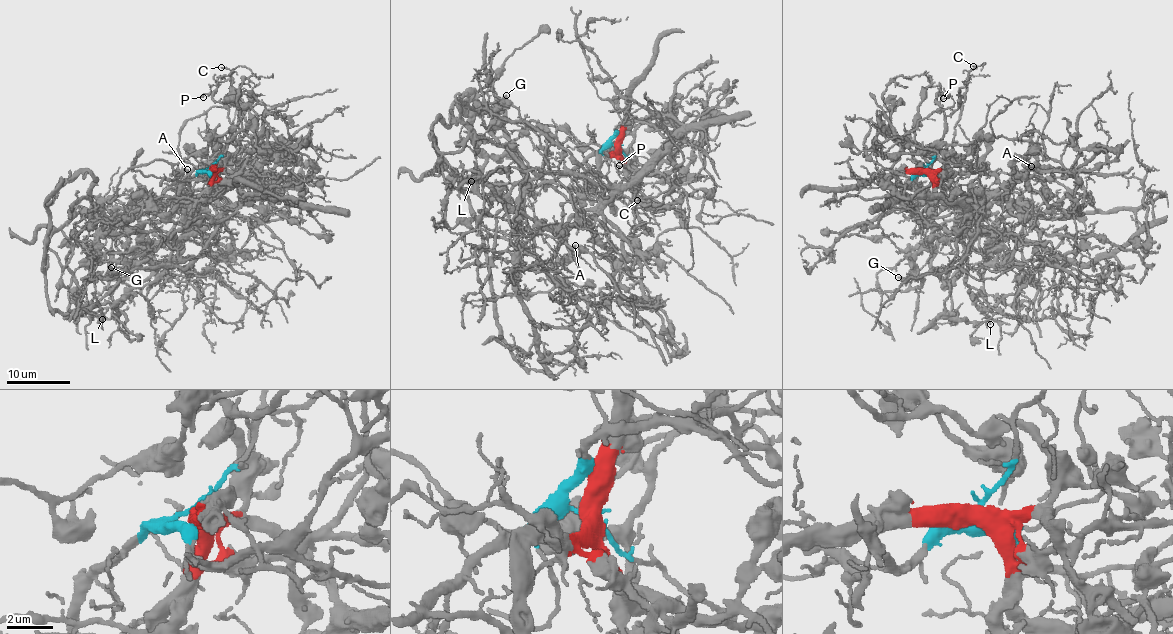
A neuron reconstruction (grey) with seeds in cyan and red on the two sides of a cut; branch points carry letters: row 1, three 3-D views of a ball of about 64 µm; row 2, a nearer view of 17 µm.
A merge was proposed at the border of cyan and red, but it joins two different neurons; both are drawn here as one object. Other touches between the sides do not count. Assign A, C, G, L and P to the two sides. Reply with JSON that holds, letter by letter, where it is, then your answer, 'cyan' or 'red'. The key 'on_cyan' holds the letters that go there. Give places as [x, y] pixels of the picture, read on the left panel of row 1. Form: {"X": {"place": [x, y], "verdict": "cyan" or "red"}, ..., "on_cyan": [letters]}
{"A": {"place": [187, 169], "verdict": "red"}, "C": {"place": [221, 67], "verdict": "red"}, "G": {"place": [111, 267], "verdict": "red"}, "L": {"place": [102, 319], "verdict": "red"}, "P": {"place": [203, 97], "verdict": "cyan"}, "on_cyan": ["P"]}

